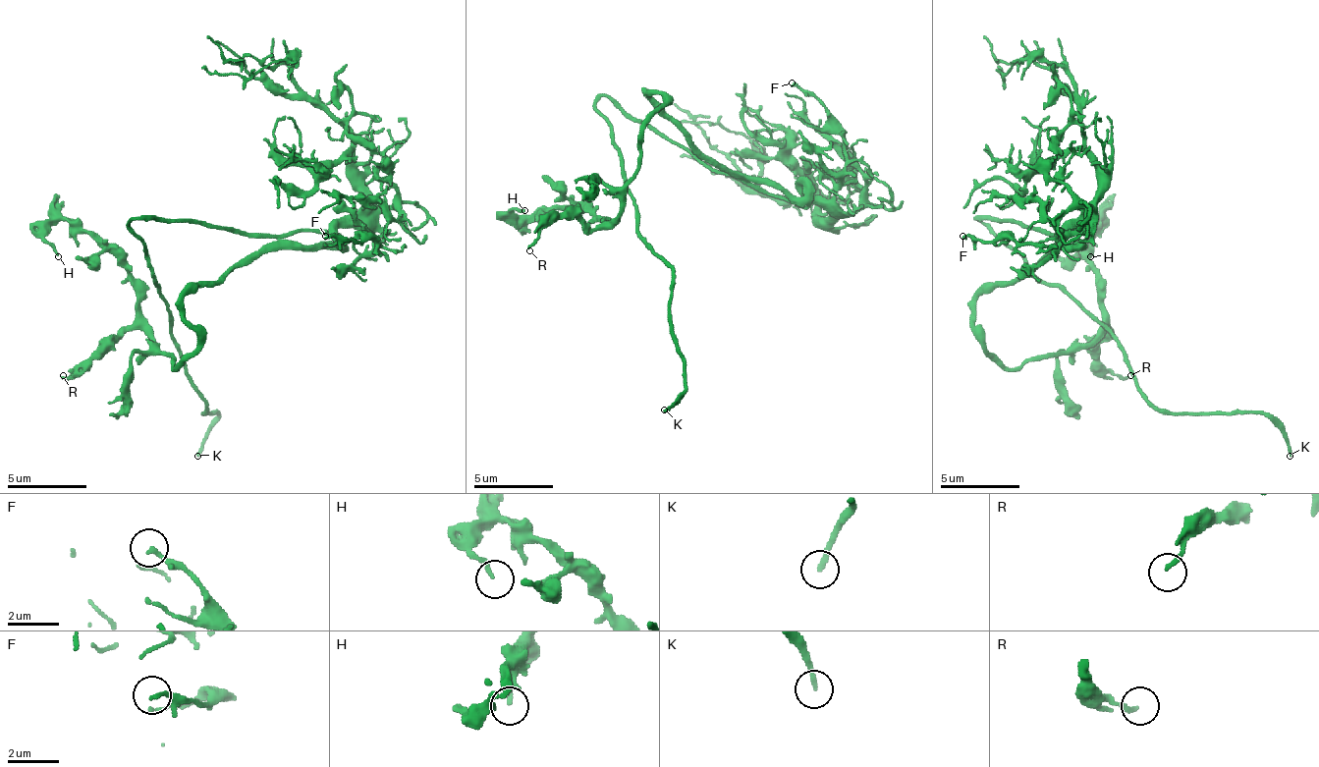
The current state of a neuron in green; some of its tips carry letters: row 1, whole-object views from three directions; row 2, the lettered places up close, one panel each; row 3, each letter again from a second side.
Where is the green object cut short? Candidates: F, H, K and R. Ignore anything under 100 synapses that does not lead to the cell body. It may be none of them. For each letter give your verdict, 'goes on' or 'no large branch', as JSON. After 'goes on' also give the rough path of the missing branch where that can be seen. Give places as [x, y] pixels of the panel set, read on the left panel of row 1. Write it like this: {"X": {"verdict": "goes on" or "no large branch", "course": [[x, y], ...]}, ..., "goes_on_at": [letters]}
{"F": {"verdict": "no large branch"}, "H": {"verdict": "no large branch"}, "K": {"verdict": "goes on"}, "R": {"verdict": "no large branch"}, "goes_on_at": ["K"]}

